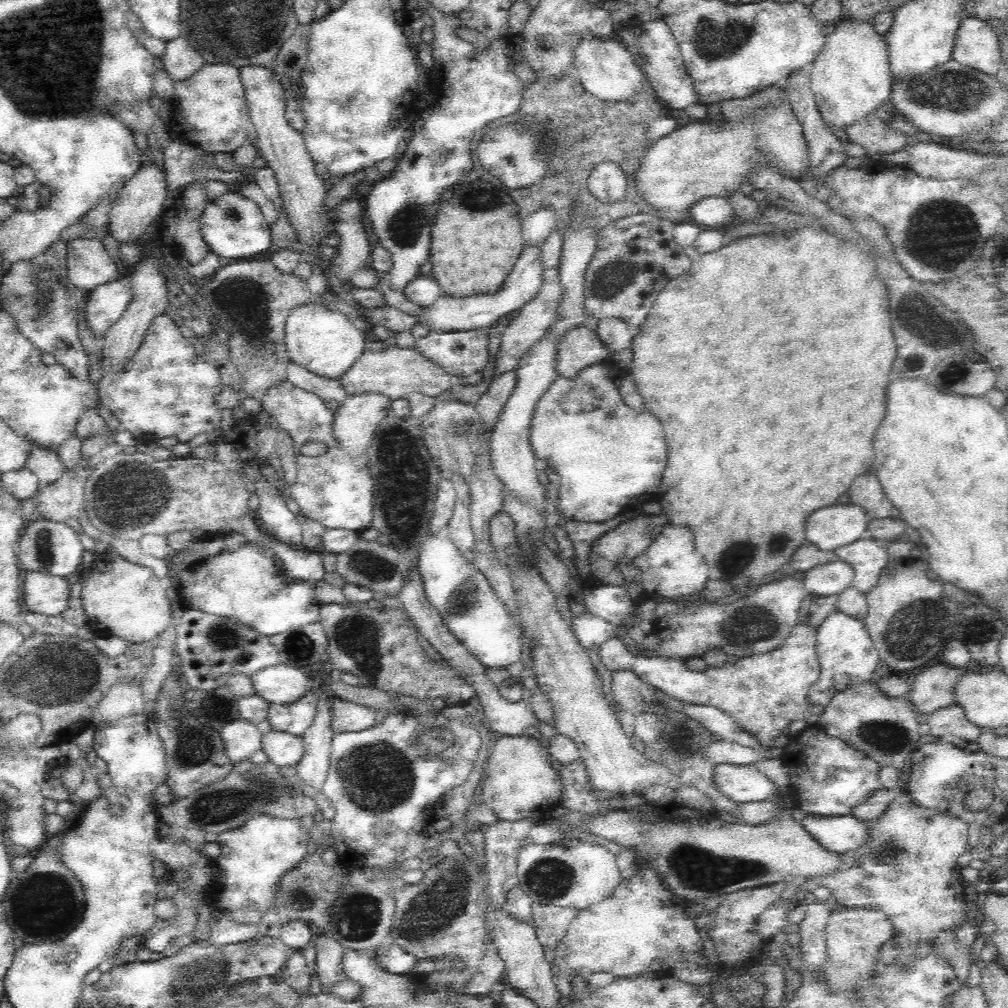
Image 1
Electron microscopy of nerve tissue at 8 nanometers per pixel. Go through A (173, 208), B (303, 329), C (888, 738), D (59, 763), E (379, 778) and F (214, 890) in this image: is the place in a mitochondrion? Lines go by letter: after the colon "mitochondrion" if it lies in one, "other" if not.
A: other
B: other
C: mitochondrion
D: other
E: mitochondrion
F: other

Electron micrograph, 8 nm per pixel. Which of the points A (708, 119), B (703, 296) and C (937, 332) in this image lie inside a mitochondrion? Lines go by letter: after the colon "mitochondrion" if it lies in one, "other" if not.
A: other
B: other
C: mitochondrion

